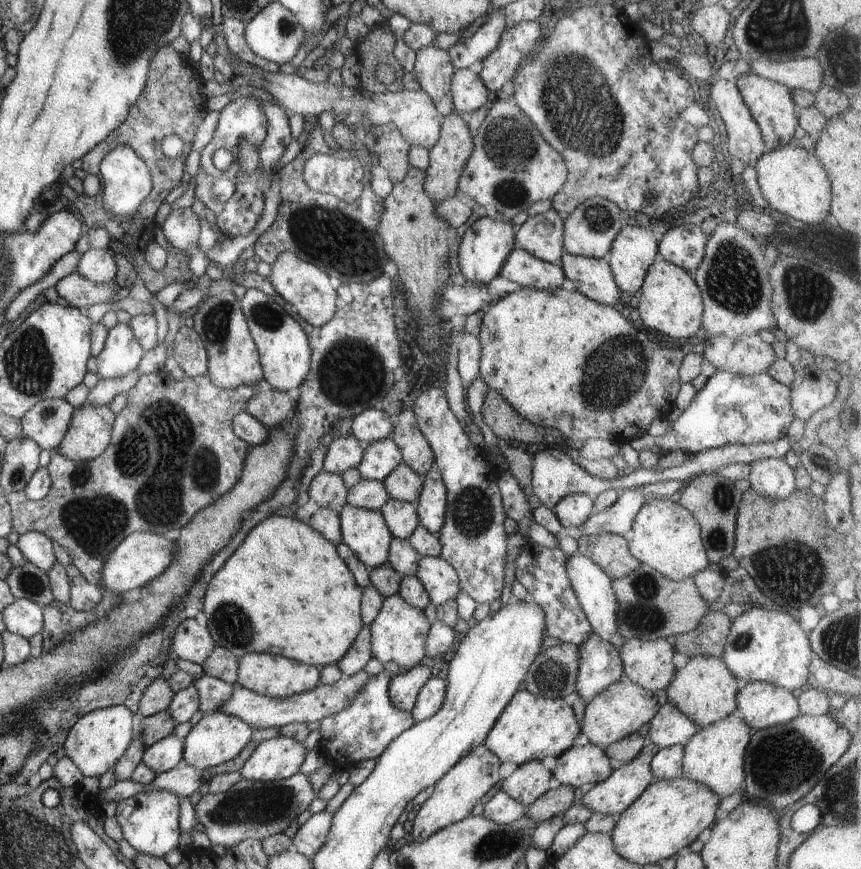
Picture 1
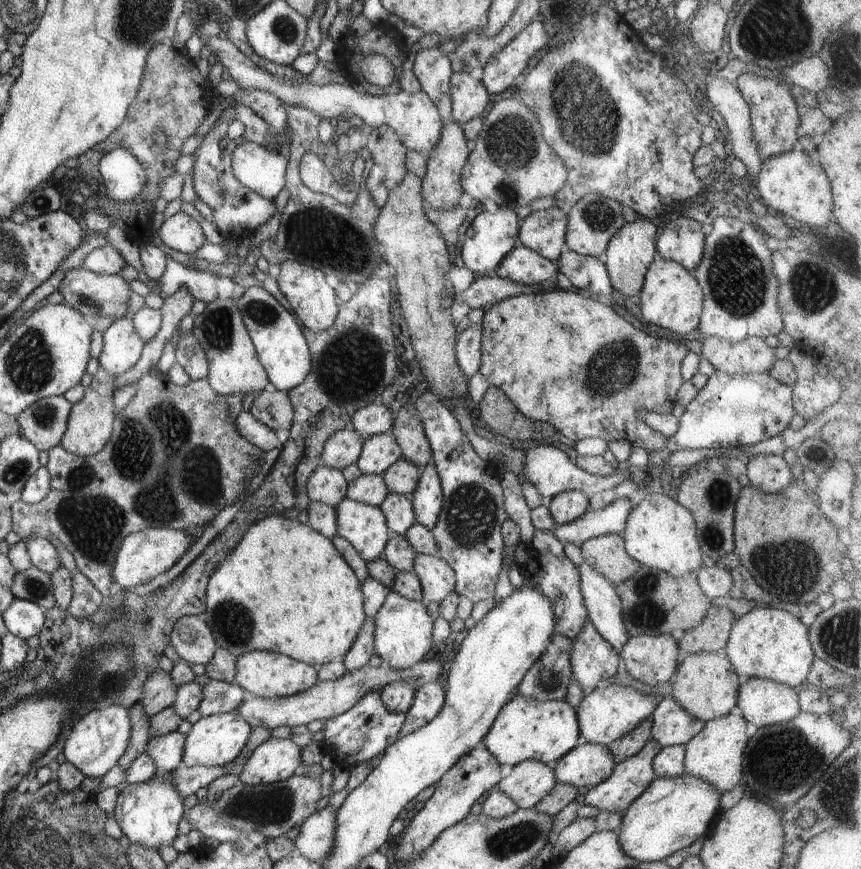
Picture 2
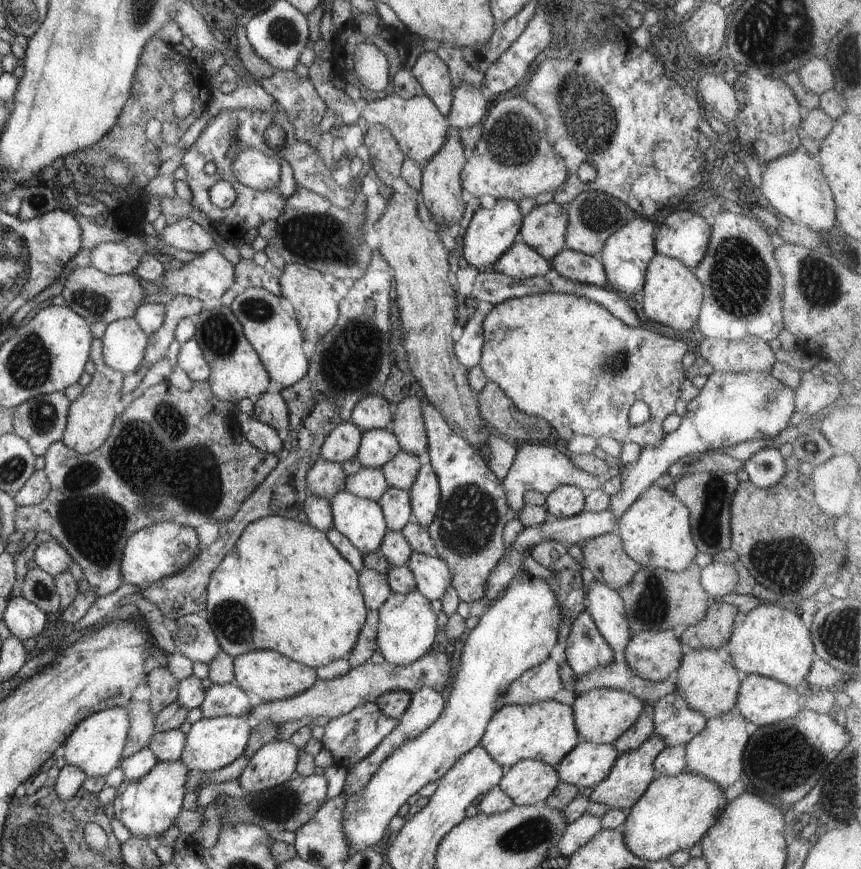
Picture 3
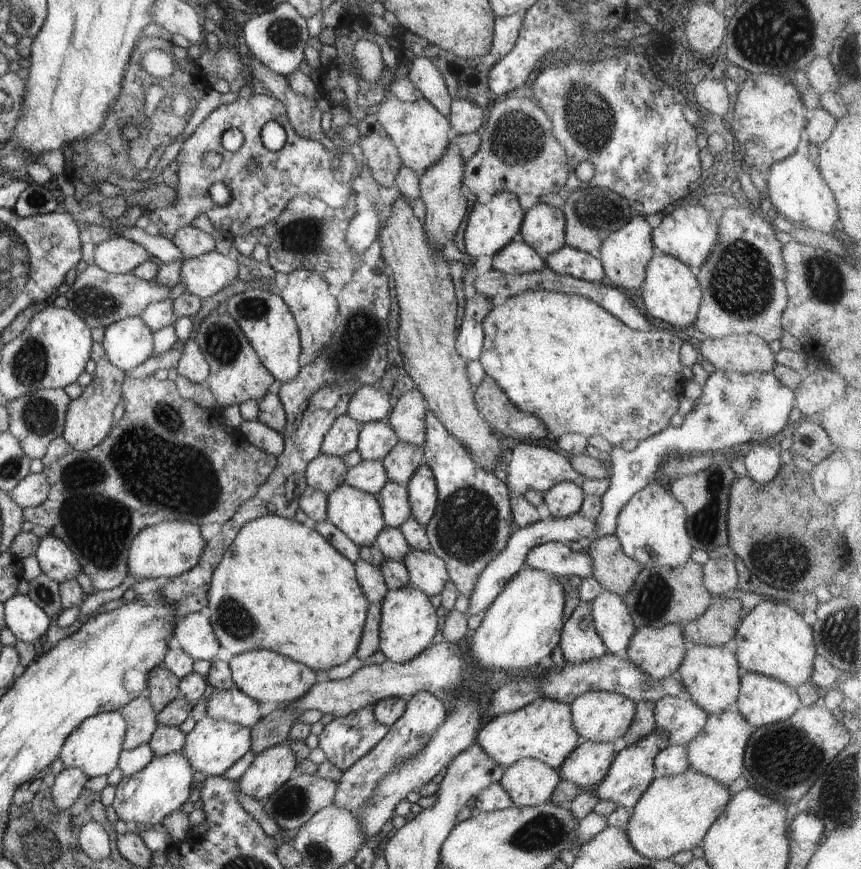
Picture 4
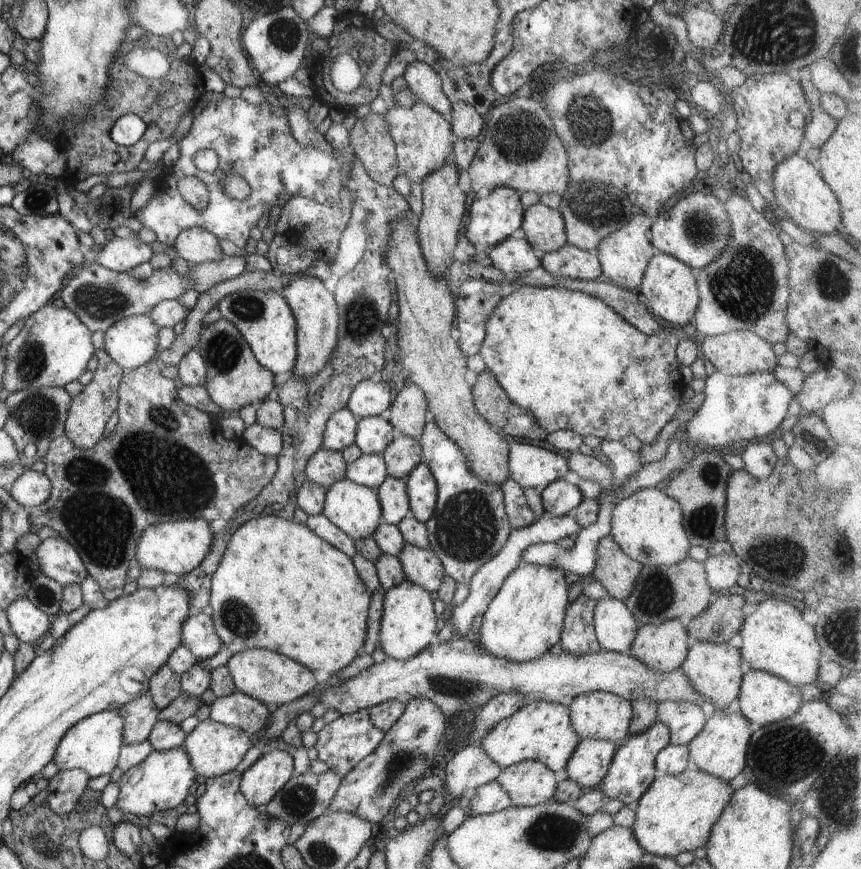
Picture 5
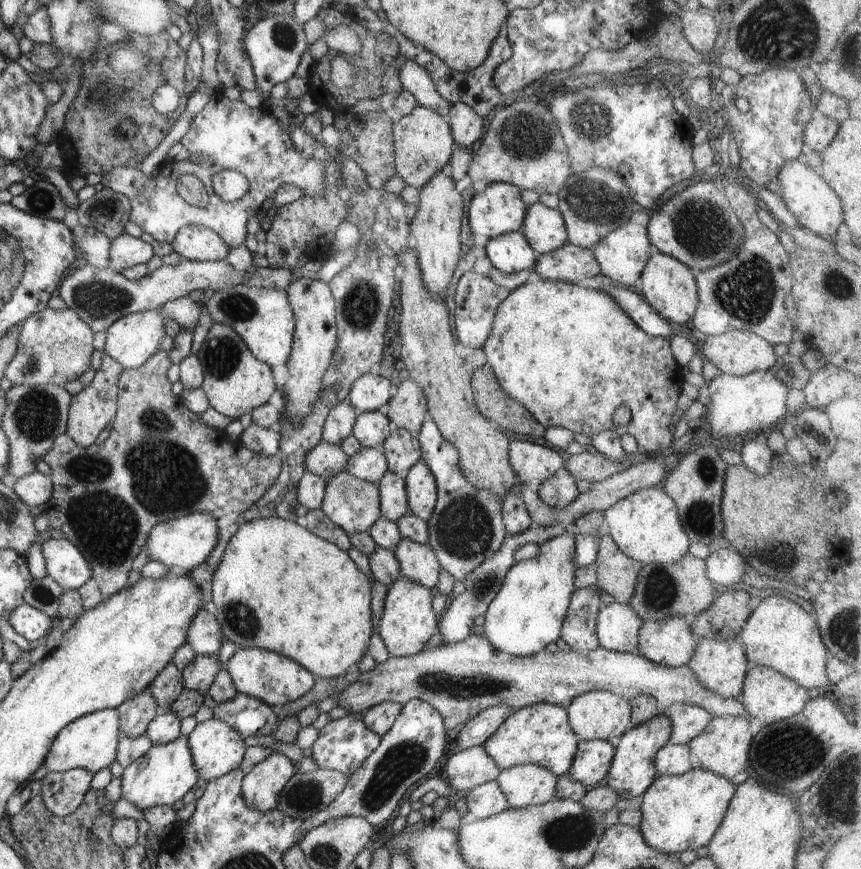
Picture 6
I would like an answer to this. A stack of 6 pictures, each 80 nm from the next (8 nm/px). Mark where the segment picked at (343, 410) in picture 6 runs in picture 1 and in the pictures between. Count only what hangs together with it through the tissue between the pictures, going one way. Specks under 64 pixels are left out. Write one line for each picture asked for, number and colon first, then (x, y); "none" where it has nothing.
1: (344, 453)
2: (343, 448)
3: (343, 442)
4: (342, 437)
5: (340, 430)

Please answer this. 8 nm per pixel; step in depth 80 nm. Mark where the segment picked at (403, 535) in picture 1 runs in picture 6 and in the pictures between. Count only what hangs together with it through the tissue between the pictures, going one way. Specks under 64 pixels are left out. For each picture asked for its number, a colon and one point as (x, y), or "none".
2: (398, 510)
3: (395, 503)
4: (393, 498)
5: (392, 493)
6: (392, 496)

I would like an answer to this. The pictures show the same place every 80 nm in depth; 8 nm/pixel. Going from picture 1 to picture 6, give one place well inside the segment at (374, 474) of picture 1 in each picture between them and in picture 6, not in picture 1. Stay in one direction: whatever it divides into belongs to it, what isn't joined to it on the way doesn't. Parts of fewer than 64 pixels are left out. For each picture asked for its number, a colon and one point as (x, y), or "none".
2: (379, 452)
3: (377, 446)
4: (376, 438)
5: (373, 434)
6: (371, 428)

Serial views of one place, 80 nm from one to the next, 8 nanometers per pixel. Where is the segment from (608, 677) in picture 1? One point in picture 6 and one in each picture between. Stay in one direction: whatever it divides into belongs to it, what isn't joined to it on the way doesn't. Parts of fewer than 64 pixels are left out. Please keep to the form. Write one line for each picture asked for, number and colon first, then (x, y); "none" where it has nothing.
2: (593, 659)
3: (586, 649)
4: (579, 642)
5: (578, 636)
6: (579, 629)

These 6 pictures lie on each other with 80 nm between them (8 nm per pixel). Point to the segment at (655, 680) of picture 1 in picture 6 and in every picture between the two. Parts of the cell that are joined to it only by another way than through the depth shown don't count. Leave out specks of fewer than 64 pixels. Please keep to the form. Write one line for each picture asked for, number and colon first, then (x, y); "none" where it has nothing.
2: (652, 660)
3: (655, 656)
4: (658, 651)
5: (664, 647)
6: (672, 642)

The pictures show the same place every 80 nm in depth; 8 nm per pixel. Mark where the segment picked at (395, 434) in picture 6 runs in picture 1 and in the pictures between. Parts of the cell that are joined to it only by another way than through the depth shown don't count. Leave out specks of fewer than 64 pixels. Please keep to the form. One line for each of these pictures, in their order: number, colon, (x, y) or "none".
1: (404, 484)
2: (402, 477)
3: (400, 471)
4: (401, 462)
5: (404, 453)

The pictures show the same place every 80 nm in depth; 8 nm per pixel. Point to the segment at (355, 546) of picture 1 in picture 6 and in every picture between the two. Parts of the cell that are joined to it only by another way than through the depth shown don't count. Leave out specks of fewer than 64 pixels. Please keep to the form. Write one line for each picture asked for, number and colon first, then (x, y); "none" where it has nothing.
2: (364, 526)
3: (361, 520)
4: (358, 514)
5: (355, 509)
6: (351, 503)

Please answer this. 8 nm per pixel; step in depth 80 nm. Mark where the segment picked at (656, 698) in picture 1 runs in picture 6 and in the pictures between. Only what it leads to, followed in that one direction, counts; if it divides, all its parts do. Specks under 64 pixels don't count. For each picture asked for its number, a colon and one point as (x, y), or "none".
2: (609, 712)
3: (601, 715)
4: (601, 716)
5: (597, 715)
6: (596, 714)

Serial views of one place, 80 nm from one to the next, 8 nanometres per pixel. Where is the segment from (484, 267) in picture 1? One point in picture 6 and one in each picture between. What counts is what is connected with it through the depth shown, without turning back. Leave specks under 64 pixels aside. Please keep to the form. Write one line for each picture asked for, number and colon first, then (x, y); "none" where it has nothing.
2: (490, 237)
3: (491, 232)
4: (491, 226)
5: (492, 219)
6: (499, 209)

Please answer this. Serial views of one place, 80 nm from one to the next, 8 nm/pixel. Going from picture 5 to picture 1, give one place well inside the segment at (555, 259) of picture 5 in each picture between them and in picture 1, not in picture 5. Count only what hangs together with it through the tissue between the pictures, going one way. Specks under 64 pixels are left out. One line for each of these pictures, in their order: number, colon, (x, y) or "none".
1: (592, 277)
2: (585, 272)
3: (588, 269)
4: (569, 261)

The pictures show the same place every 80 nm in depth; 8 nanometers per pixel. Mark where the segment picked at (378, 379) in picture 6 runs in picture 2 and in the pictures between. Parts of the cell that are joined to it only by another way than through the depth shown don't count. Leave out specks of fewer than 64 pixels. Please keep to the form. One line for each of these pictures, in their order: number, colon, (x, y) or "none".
2: (373, 419)
3: (373, 411)
4: (368, 403)
5: (369, 398)

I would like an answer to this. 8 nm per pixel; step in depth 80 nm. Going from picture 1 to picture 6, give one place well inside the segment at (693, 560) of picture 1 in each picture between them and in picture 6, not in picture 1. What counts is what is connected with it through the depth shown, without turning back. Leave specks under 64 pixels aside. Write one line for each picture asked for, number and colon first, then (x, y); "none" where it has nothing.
2: (660, 533)
3: (655, 530)
4: (652, 529)
5: (648, 526)
6: (645, 525)

